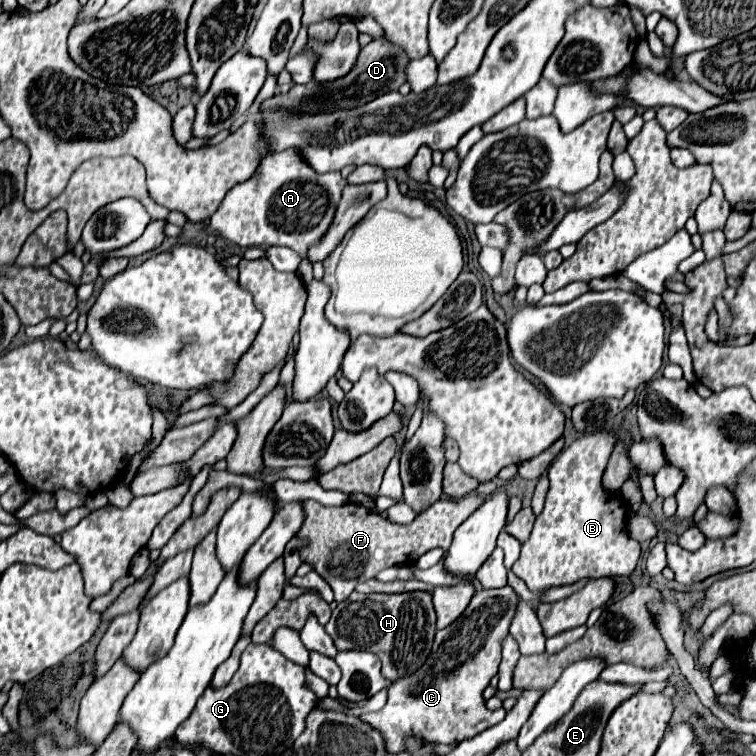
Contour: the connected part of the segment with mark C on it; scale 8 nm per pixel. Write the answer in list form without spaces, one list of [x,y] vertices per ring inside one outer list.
[[[510,585],[476,591],[460,619],[436,633],[432,655],[420,671],[388,687],[388,703],[382,711],[360,715],[360,719],[382,731],[388,753],[404,751],[404,735],[408,733],[418,735],[422,743],[454,743],[472,739],[504,719],[503,707],[499,712],[486,709],[483,691],[498,673],[502,643],[520,601],[520,595]]]

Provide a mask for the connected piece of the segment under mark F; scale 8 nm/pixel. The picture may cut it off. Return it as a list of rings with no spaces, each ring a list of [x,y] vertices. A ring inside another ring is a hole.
[[[476,493],[460,499],[440,499],[410,525],[396,525],[356,503],[324,507],[318,501],[308,499],[304,501],[304,523],[296,533],[296,537],[308,541],[308,545],[300,549],[300,557],[328,581],[336,601],[340,603],[348,599],[358,583],[376,577],[382,569],[394,565],[412,565],[434,547],[448,549],[456,527],[464,523],[482,503],[484,499]]]

